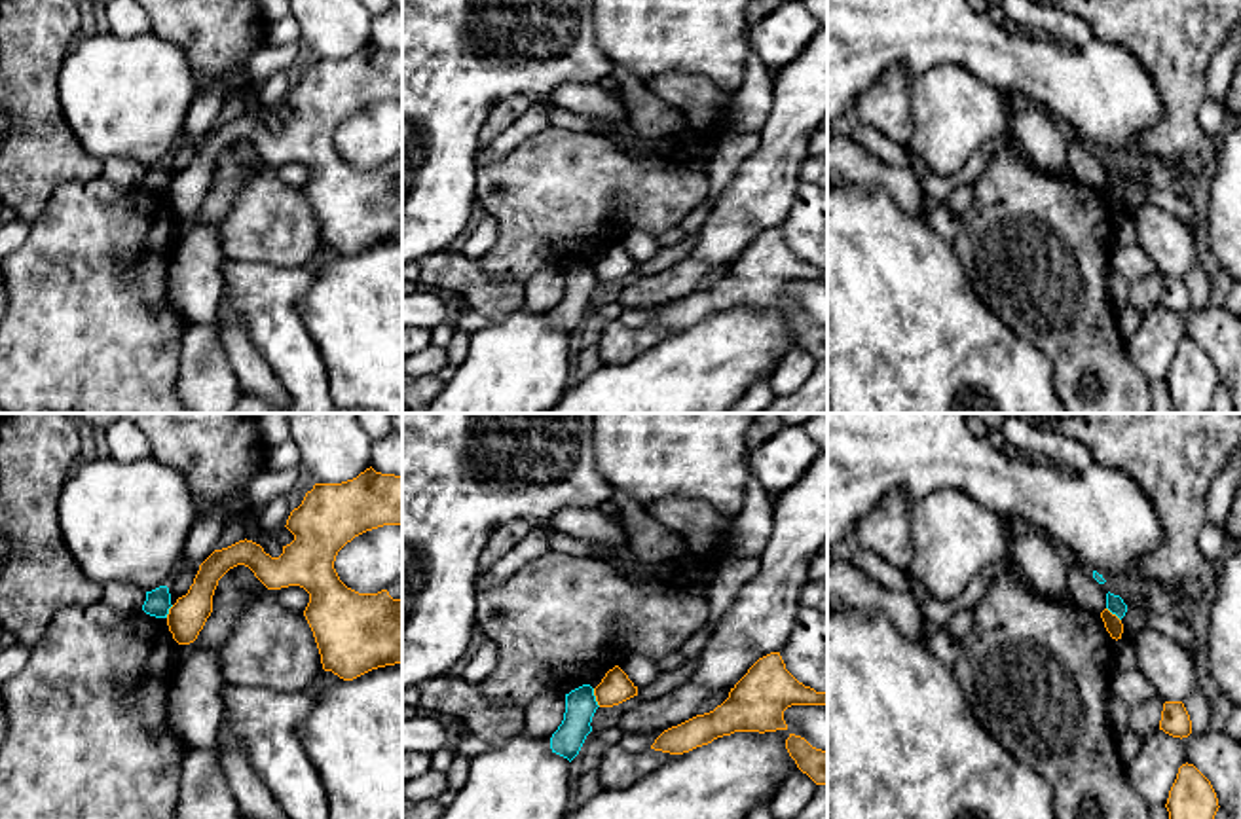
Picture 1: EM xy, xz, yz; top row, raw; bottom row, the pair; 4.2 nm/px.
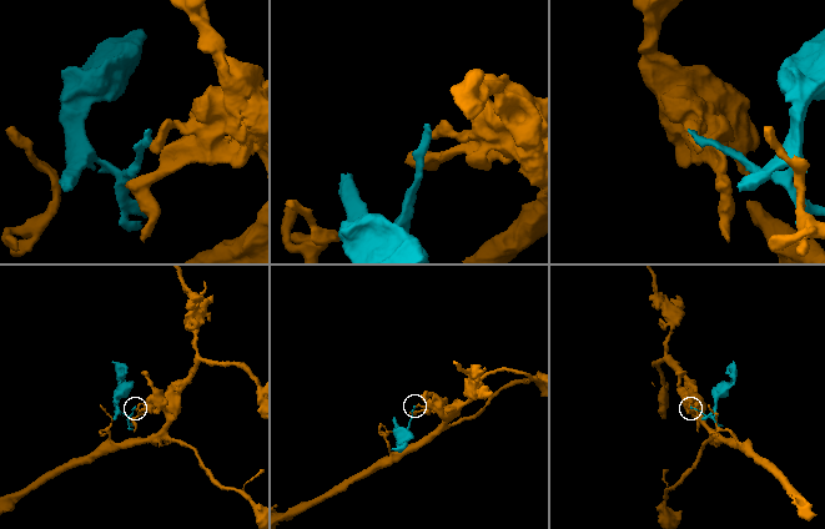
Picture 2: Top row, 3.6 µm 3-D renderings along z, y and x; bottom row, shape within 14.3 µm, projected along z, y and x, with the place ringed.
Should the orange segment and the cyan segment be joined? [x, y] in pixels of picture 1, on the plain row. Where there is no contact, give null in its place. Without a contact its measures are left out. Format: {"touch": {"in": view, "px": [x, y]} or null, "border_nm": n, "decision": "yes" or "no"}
{"touch": {"in": "xz", "px": [596, 273]}, "border_nm": 90, "decision": "no"}

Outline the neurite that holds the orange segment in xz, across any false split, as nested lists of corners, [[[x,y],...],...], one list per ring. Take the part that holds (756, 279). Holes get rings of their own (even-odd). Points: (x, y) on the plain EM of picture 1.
[[[780,228],[759,233],[713,286],[664,305],[651,324],[683,330],[734,307],[787,305],[784,286],[791,281],[825,281],[827,267],[799,258]]]

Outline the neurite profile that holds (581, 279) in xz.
[[[583,260],[565,269],[564,296],[550,313],[552,328],[571,337],[579,330],[586,311],[592,307],[590,298],[598,282],[590,260]]]

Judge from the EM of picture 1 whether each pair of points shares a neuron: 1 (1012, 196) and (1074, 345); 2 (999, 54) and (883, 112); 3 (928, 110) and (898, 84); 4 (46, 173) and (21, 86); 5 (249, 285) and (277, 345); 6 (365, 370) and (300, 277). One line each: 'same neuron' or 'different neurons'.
1: same neuron
2: different neurons
3: different neurons
4: same neuron
5: same neuron
6: different neurons

